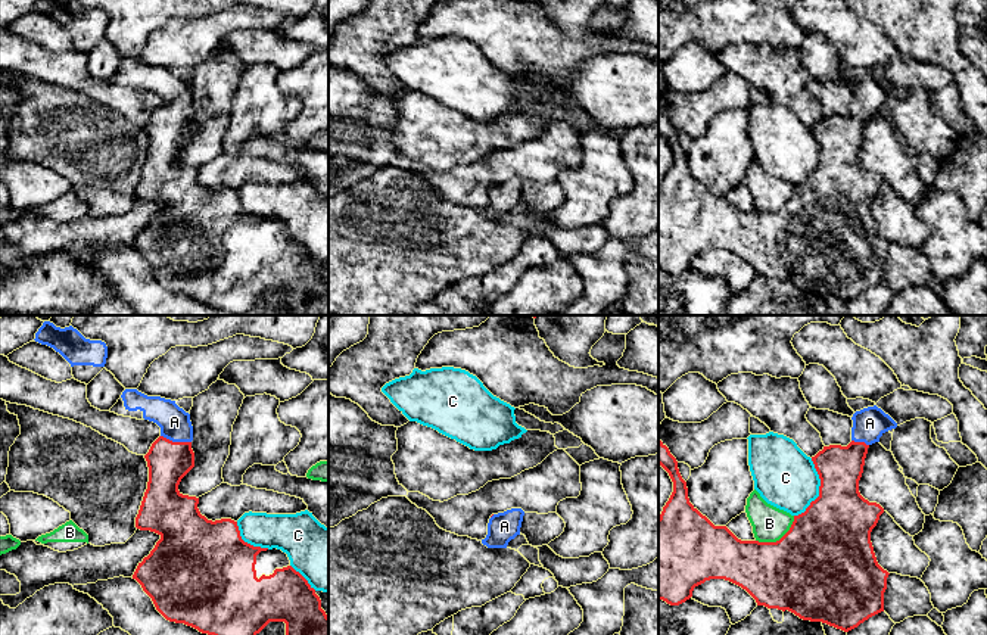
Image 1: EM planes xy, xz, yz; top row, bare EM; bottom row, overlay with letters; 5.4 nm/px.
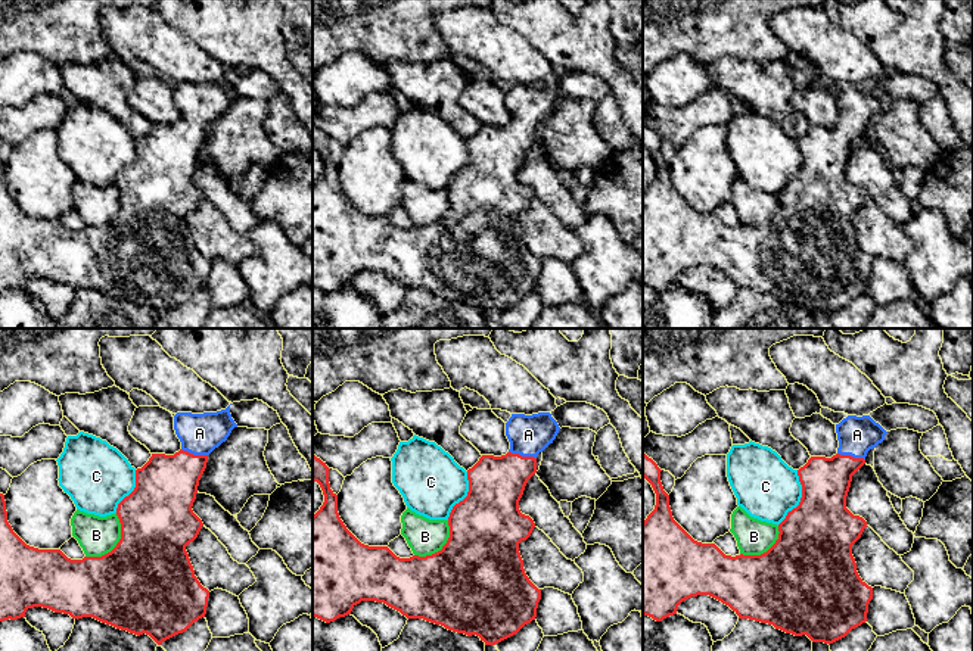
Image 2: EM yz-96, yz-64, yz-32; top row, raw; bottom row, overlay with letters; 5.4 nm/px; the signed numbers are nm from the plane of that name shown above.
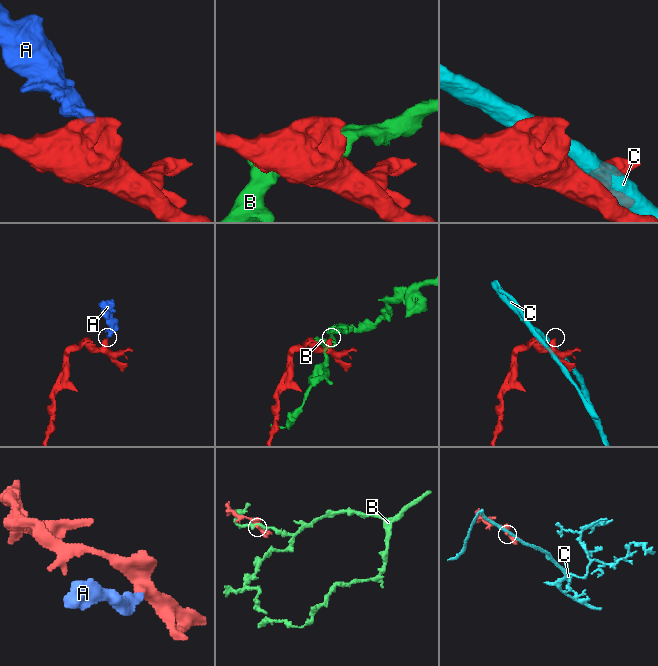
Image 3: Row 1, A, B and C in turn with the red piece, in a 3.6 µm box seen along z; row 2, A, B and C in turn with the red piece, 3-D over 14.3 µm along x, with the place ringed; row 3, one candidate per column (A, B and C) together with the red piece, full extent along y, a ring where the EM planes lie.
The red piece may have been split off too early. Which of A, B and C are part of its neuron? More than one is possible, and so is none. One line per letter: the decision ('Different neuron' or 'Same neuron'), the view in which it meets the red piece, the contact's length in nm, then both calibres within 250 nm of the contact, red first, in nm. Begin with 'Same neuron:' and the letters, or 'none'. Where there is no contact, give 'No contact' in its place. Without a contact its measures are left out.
Same neuron: A
A: Same neuron. Touches red in xy. Shared border 170 nm. Thickness 220 nm (red) against 170 nm
B: Different neuron. Touches red in yz. Shared border 260 nm. Thickness 500 nm (red) against 190 nm
C: Different neuron. Touches red in yz. Shared border 340 nm. Thickness 400 nm (red) against 340 nm

